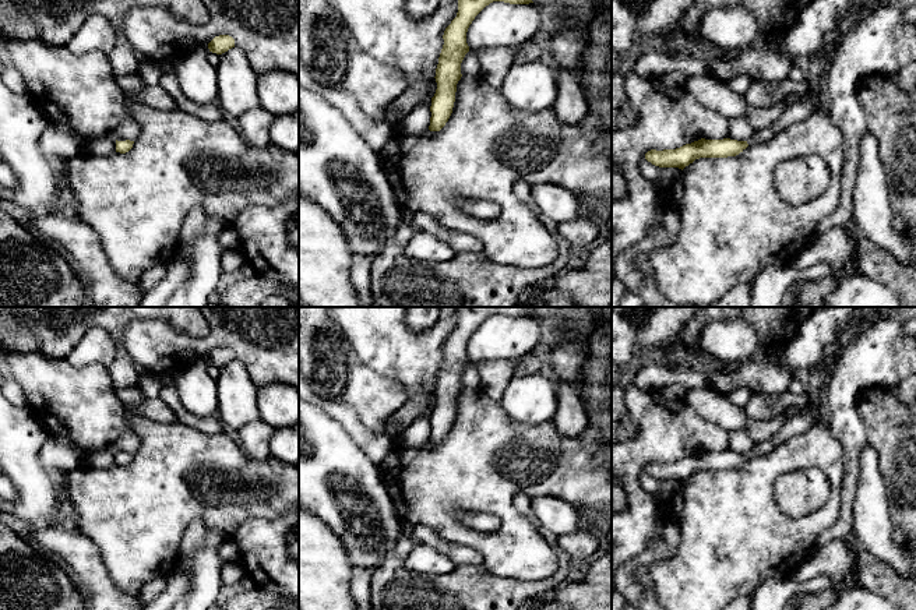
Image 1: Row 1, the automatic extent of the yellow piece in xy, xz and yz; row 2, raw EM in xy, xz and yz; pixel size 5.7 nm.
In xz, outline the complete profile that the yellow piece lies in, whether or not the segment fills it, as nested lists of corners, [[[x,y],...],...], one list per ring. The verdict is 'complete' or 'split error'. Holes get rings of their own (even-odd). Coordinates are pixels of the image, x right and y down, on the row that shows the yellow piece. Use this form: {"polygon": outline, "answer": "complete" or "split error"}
{"polygon": [[[458,0],[458,13],[445,28],[444,45],[436,68],[437,89],[431,98],[430,131],[440,131],[448,121],[454,102],[457,84],[461,80],[461,63],[469,52],[466,32],[475,17],[490,3],[504,1],[510,4],[529,4],[532,0]]], "answer": "complete"}

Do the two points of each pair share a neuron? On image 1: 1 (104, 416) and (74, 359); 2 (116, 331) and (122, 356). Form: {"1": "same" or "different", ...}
{"1": "different", "2": "same"}

